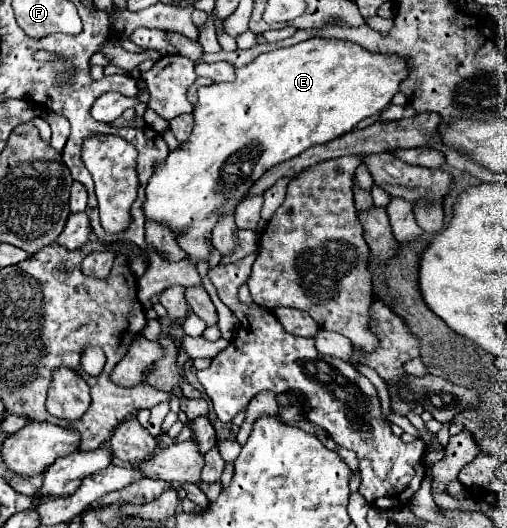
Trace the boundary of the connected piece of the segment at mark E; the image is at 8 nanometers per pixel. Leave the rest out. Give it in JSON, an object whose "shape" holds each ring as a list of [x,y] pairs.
{"shape":[[[308,39],[288,49],[274,49],[258,55],[250,65],[236,69],[236,81],[200,87],[192,135],[186,143],[178,145],[178,149],[170,151],[164,161],[154,165],[154,173],[146,185],[146,201],[142,205],[146,219],[170,227],[192,265],[208,261],[212,255],[212,229],[220,215],[234,213],[256,179],[308,147],[352,131],[362,119],[388,107],[406,75],[406,63],[396,55],[374,55],[360,45],[338,39]]]}

